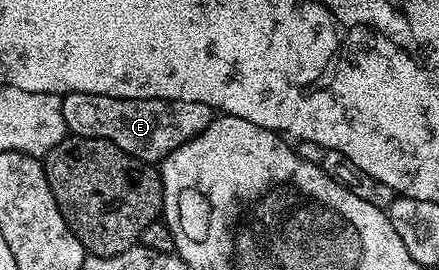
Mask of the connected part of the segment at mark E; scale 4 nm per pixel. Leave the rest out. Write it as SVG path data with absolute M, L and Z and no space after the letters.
M66 92L61 96L63 122L84 136L110 140L122 148L160 162L181 144L199 135L214 120L214 109L203 102L182 100L120 100L114 96Z

